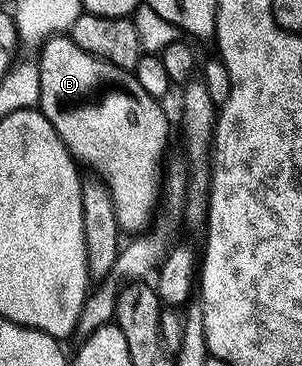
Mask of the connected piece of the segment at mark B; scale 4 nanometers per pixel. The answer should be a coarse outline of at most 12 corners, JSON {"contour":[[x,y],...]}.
{"contour":[[48,38],[40,112],[119,228],[162,201],[168,117],[129,70]]}

